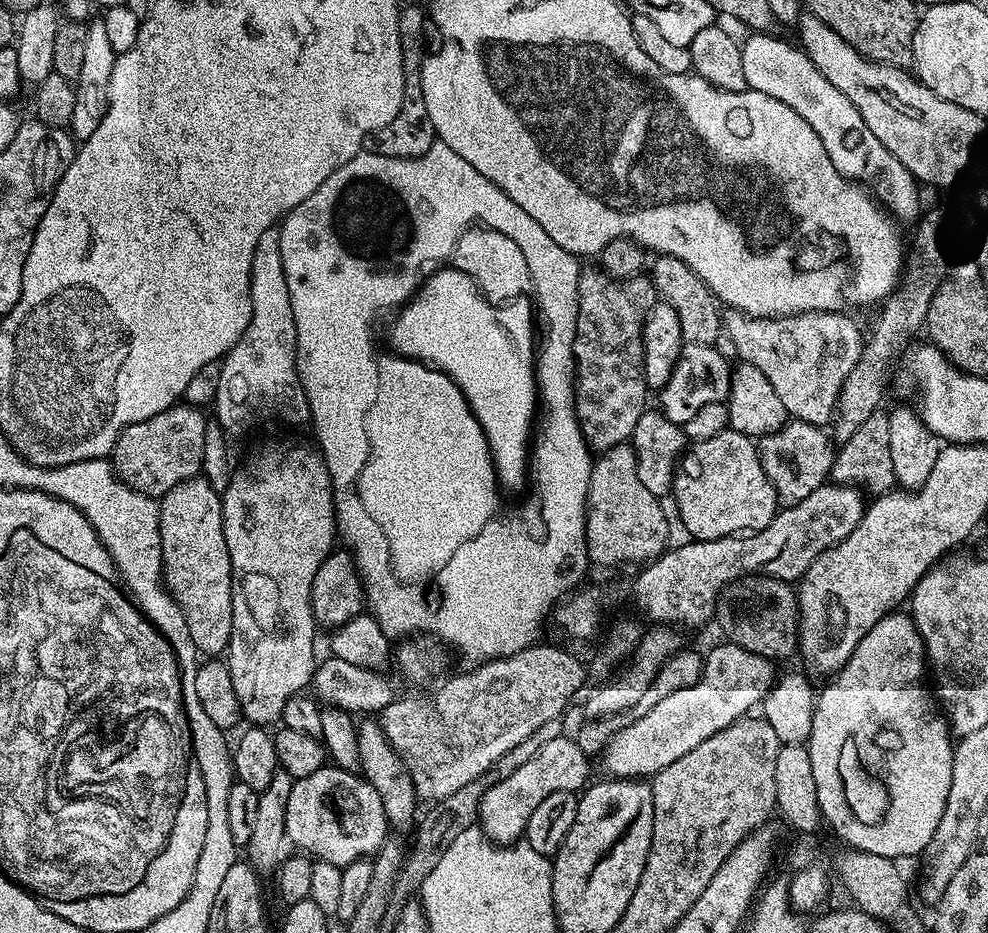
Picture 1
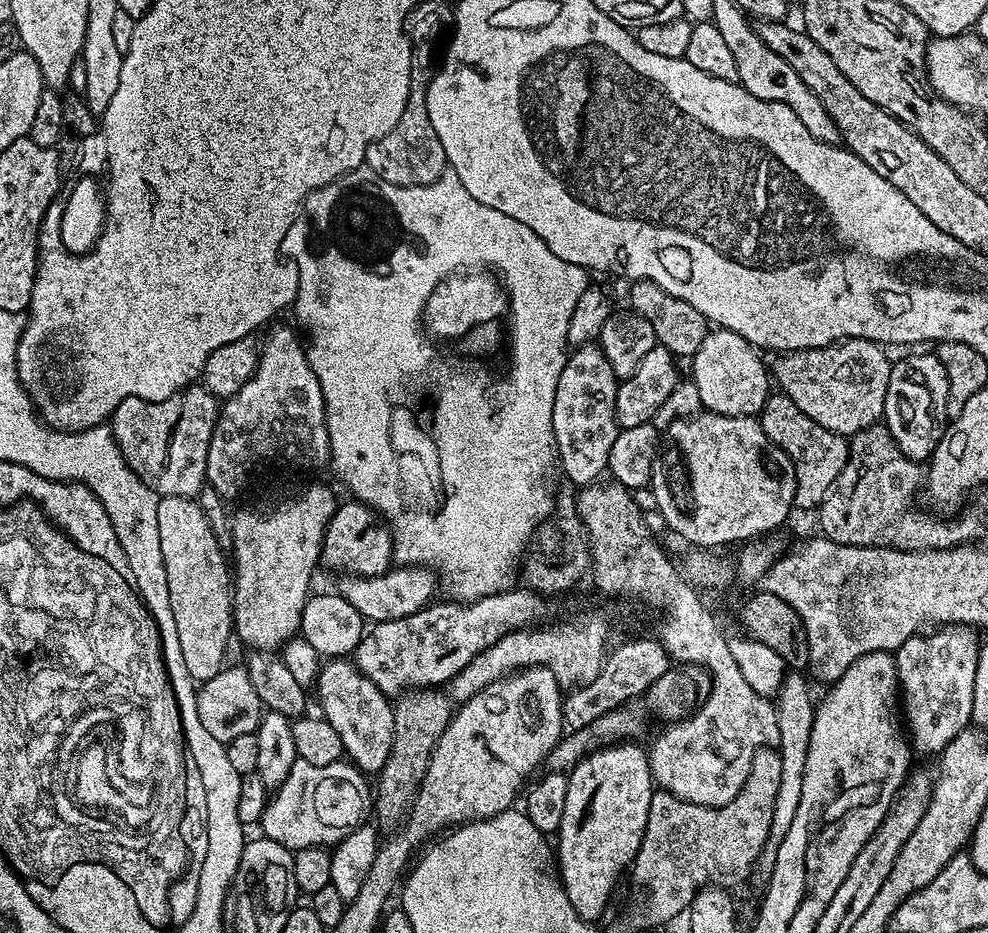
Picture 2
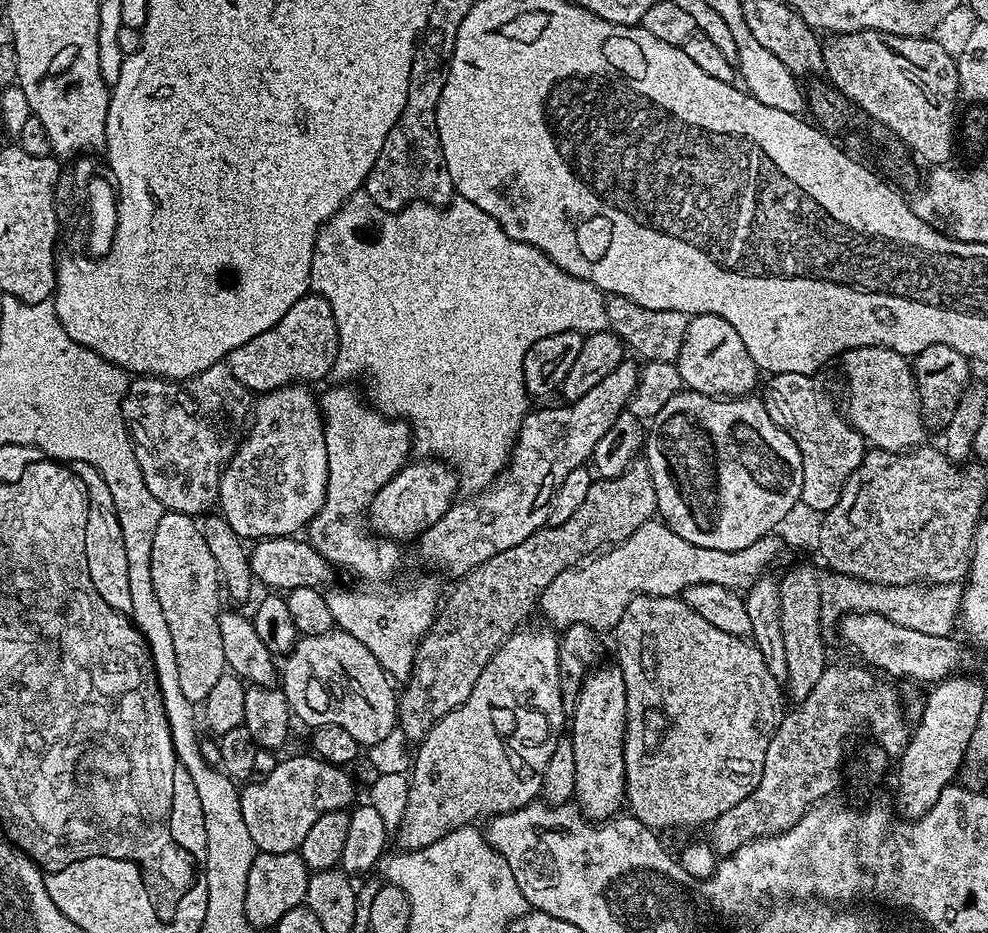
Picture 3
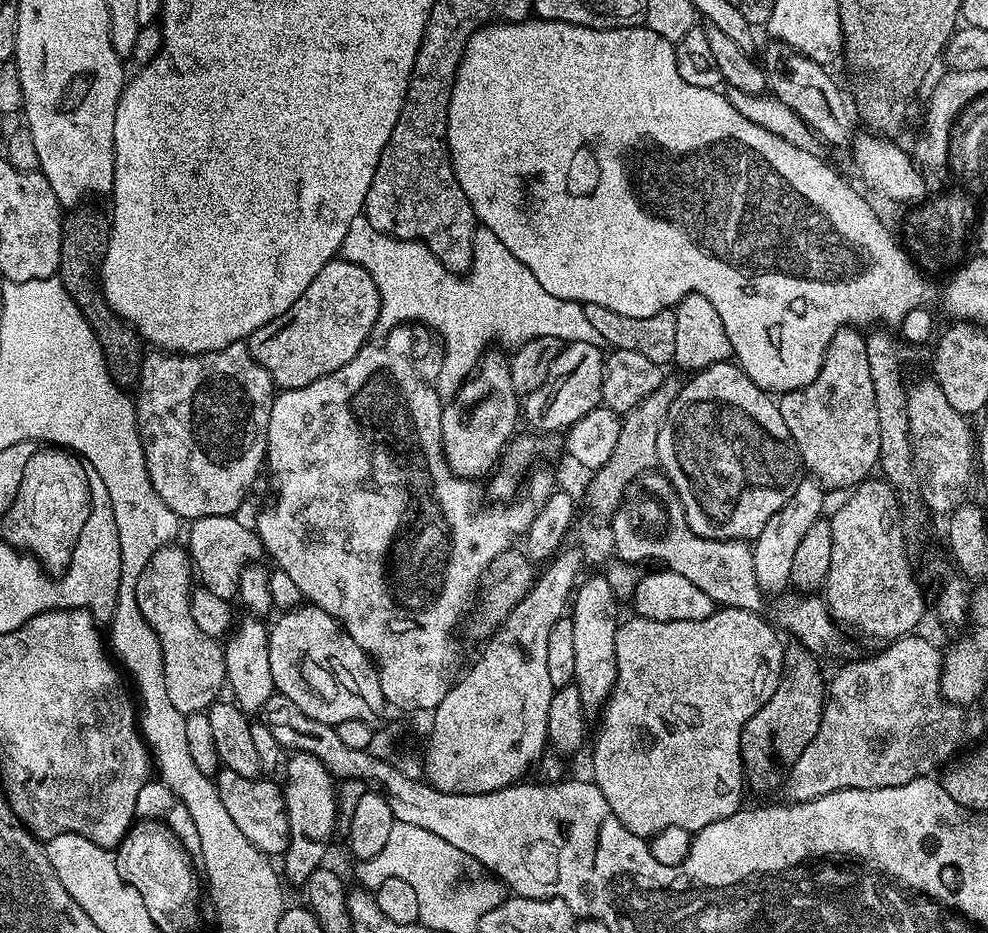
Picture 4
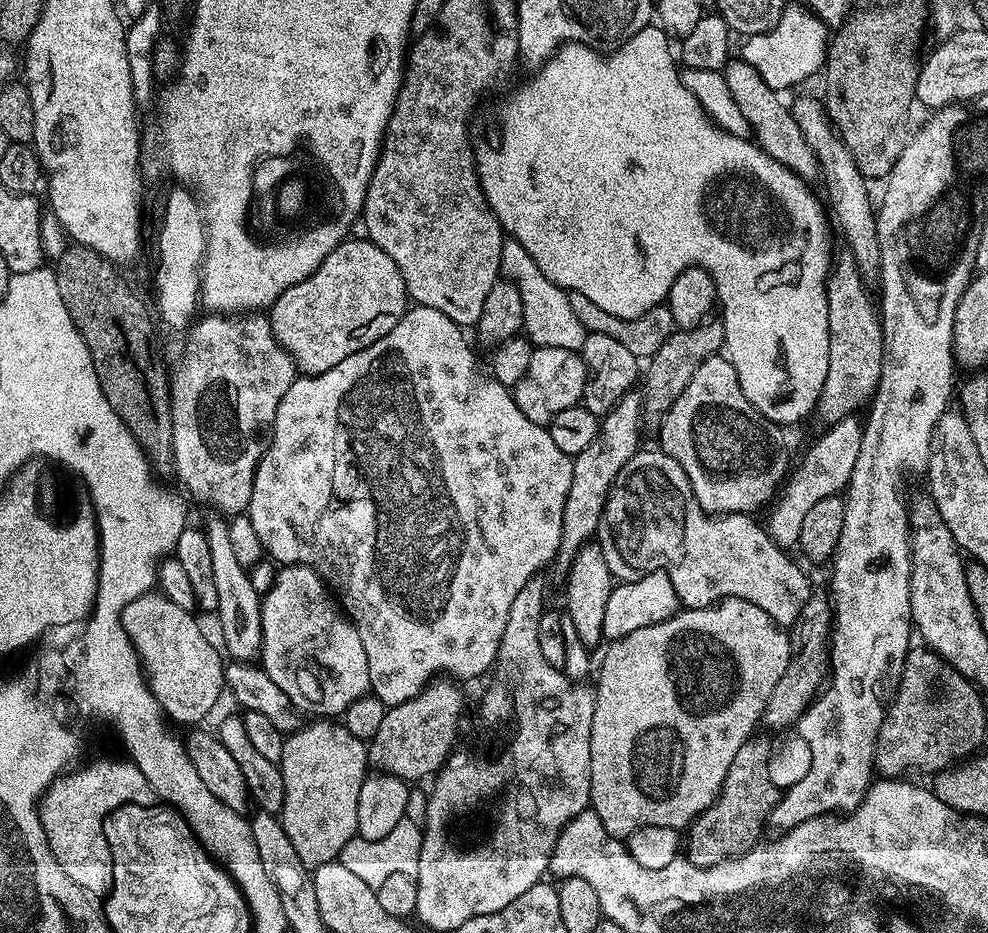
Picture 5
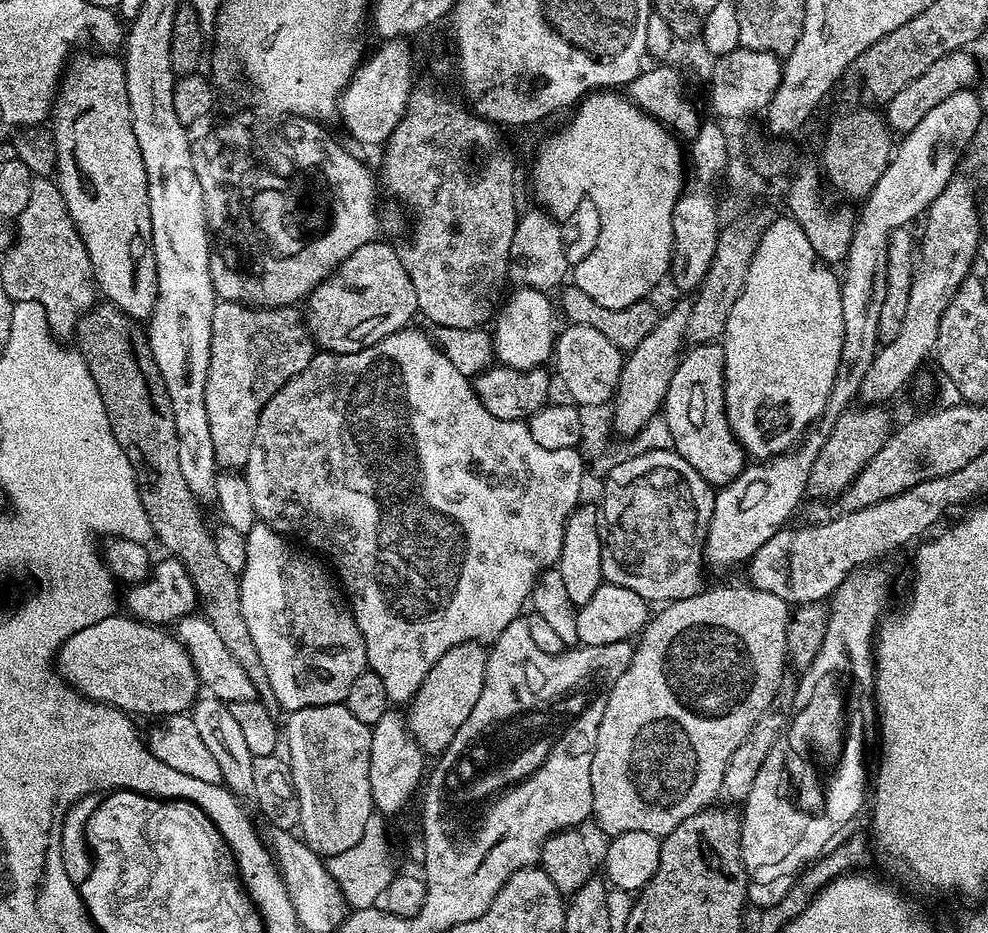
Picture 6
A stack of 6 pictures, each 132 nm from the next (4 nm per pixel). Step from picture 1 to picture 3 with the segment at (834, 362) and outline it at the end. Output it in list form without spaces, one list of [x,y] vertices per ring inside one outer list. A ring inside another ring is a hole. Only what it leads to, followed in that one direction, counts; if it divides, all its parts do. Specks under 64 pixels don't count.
[[[866,346],[865,348],[851,348],[848,352],[843,353],[842,361],[844,360],[844,384],[848,387],[848,412],[846,408],[846,419],[848,423],[855,426],[855,428],[862,433],[865,441],[872,448],[881,448],[887,452],[906,452],[915,450],[925,443],[924,432],[926,433],[926,425],[924,417],[920,414],[920,395],[916,389],[916,376],[912,373],[912,364],[909,357],[898,354],[894,350],[886,350],[878,346]]]

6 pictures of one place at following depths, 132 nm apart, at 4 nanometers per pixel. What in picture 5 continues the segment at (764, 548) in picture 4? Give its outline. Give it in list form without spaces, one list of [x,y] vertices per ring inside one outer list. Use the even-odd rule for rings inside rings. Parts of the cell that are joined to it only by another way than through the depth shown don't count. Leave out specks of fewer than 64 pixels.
[[[855,415],[842,418],[834,425],[825,427],[824,433],[813,442],[808,453],[800,462],[800,466],[791,473],[783,487],[780,502],[776,509],[766,519],[768,535],[772,537],[775,544],[788,550],[799,545],[802,534],[802,522],[806,514],[822,498],[840,496],[850,482],[850,474],[854,474],[854,462],[858,462],[858,450],[862,446],[863,423]],[[796,472],[796,473],[795,473]],[[784,492],[784,497],[783,496]]]

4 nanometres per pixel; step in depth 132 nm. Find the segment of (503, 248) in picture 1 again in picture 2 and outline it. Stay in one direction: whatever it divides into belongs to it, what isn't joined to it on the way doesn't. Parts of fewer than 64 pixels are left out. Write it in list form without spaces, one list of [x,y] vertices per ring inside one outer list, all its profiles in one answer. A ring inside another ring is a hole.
[[[468,270],[463,274],[450,275],[441,284],[434,286],[430,298],[426,298],[422,324],[429,337],[445,336],[448,340],[455,336],[456,339],[463,338],[472,328],[499,321],[499,316],[503,312],[505,315],[509,308],[510,297],[491,271]]]

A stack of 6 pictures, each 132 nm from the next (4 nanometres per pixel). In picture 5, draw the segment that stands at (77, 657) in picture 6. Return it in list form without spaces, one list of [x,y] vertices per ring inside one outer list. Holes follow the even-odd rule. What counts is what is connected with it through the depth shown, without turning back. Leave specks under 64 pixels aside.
[[[159,590],[143,592],[138,598],[134,598],[134,602],[126,602],[126,606],[120,612],[120,621],[122,622],[122,626],[126,630],[130,642],[136,648],[136,653],[140,656],[140,667],[144,673],[144,678],[148,681],[148,688],[154,694],[154,698],[158,703],[160,703],[161,712],[164,713],[165,717],[167,717],[169,721],[177,720],[180,724],[192,724],[188,726],[199,725],[196,724],[199,720],[206,719],[207,716],[211,714],[212,707],[219,702],[220,695],[225,695],[226,692],[226,685],[224,682],[224,670],[226,667],[225,657],[222,655],[221,649],[217,647],[217,645],[216,649],[215,646],[208,641],[207,634],[200,629],[200,624],[194,617],[195,615],[193,615],[192,612],[182,610],[182,606],[177,606],[174,602],[170,602],[170,598],[166,598],[164,593]]]

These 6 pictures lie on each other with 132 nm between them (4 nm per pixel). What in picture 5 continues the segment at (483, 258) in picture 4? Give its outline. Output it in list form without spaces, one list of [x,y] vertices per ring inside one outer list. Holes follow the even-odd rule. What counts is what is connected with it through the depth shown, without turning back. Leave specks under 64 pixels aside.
[[[505,239],[500,262],[502,272],[507,279],[513,281],[520,292],[522,298],[522,314],[524,315],[523,331],[528,340],[533,345],[542,348],[570,348],[579,350],[584,344],[585,331],[582,322],[574,315],[574,310],[570,310],[568,292],[559,288],[526,254],[526,246],[522,246],[517,240]]]

